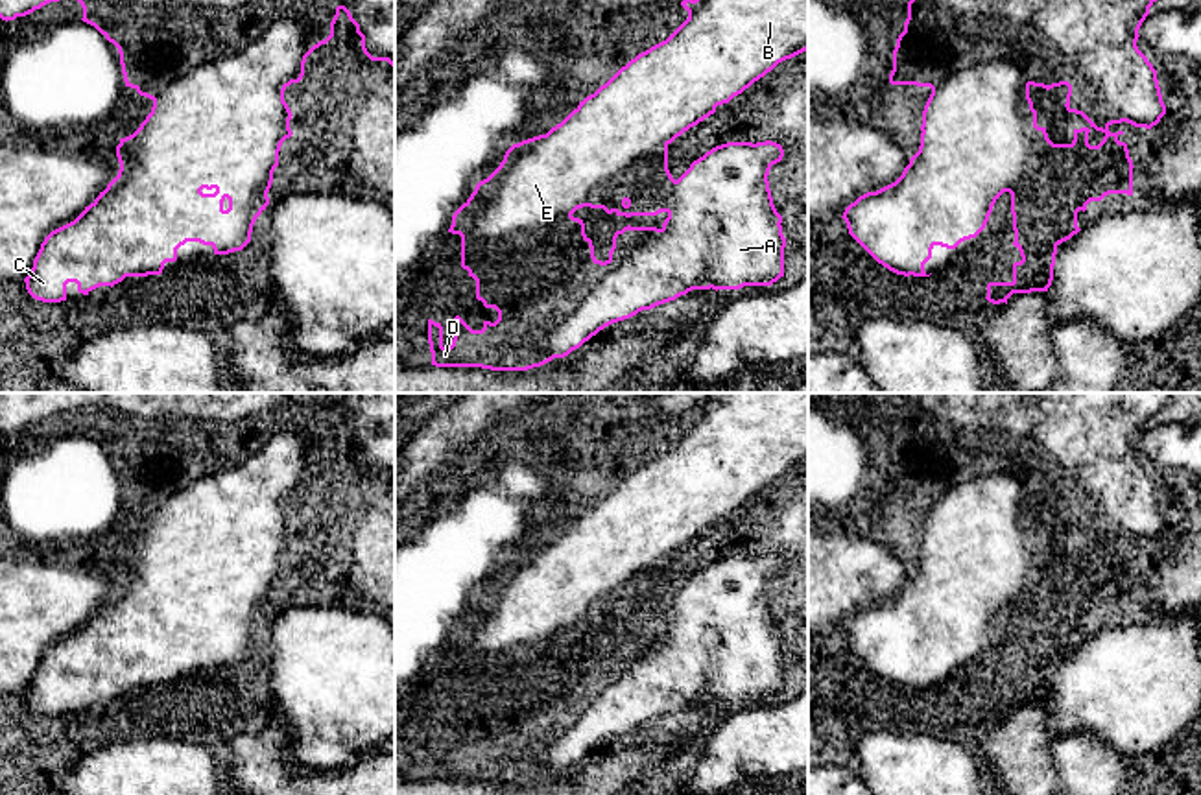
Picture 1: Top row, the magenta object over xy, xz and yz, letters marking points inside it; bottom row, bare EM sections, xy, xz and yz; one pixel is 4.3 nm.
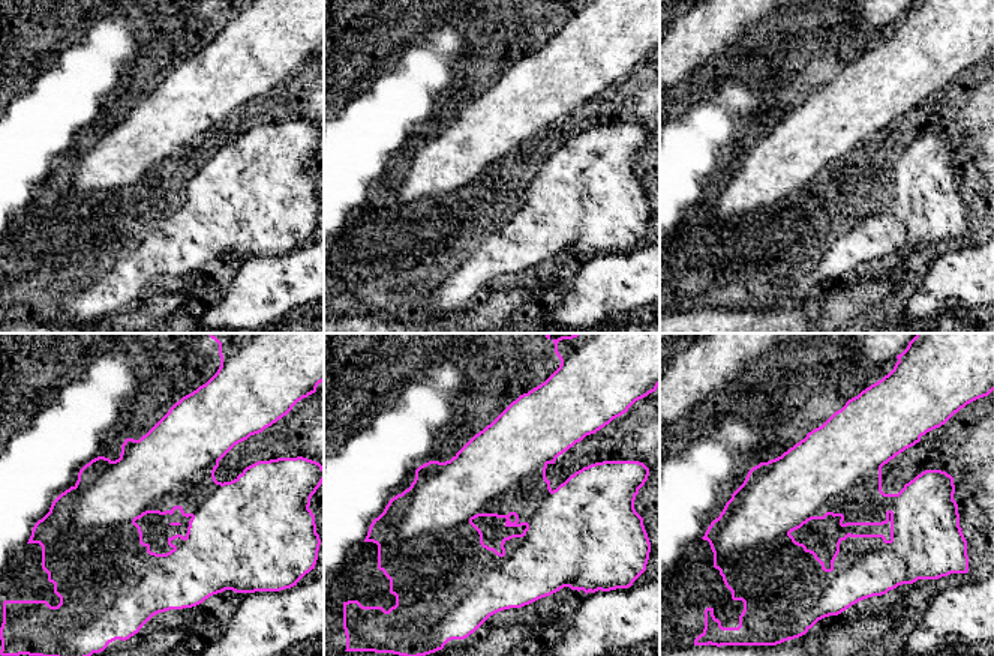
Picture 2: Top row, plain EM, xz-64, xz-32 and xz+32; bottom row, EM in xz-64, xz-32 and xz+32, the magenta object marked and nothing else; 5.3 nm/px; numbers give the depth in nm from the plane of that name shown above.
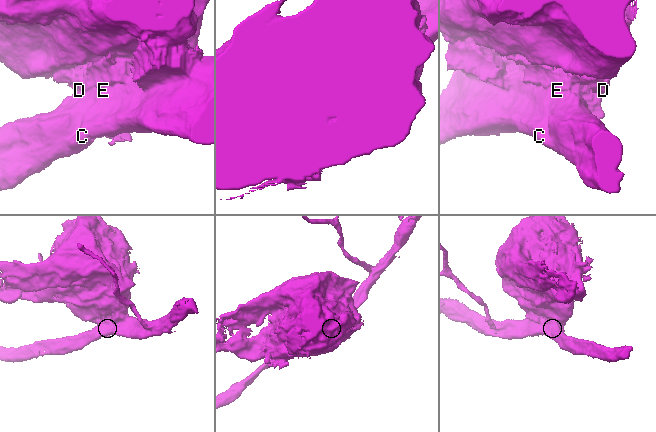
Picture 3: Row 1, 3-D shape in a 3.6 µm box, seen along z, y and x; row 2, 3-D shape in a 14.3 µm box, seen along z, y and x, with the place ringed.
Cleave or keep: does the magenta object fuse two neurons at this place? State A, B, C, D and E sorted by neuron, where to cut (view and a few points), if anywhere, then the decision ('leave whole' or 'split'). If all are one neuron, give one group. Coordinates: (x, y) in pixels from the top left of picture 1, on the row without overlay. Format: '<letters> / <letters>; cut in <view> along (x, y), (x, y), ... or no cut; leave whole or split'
A D / B C E; cut in xy along (154, 511), (172, 498), (178, 537), (222, 576), (285, 515); split

